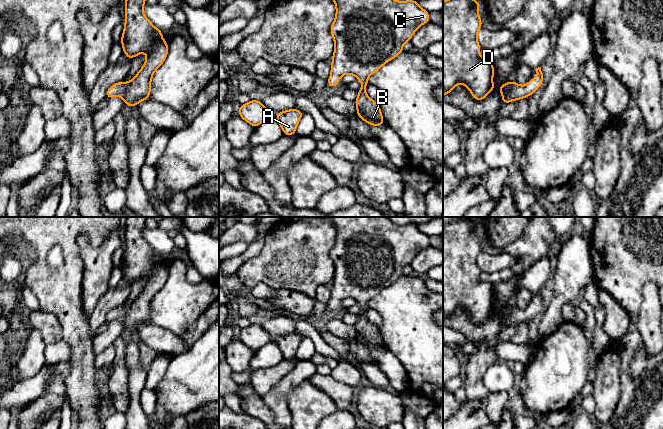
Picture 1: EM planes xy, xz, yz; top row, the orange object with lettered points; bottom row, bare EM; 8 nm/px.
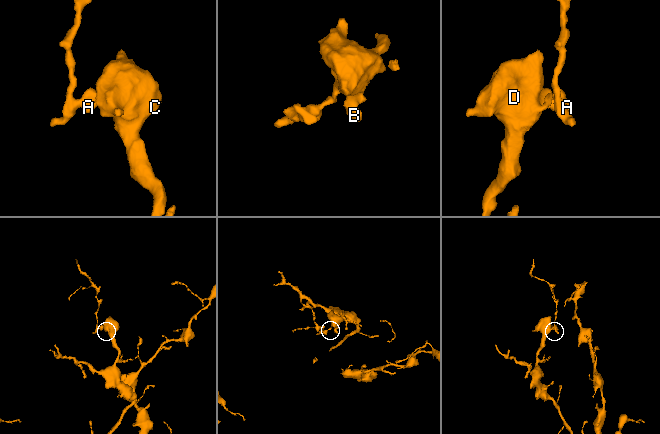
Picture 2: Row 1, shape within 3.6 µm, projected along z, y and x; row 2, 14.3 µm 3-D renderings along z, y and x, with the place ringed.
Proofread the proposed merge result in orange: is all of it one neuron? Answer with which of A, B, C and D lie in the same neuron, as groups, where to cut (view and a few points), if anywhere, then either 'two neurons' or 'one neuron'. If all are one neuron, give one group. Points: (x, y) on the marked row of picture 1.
A B C D | no cut | one neuron

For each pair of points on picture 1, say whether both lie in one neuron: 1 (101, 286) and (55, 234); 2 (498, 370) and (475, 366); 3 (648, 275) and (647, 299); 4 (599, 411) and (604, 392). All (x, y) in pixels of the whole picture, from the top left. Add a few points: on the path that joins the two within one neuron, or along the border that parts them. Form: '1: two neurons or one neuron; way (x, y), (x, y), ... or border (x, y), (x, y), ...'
1: two neurons; border (78, 244), (83, 263), (82, 290)
2: two neurons; border (499, 360), (484, 374), (483, 385), (488, 392)
3: two neurons; border (652, 282), (647, 282), (644, 285), (640, 304)
4: one neuron; way (604, 406), (604, 397)

